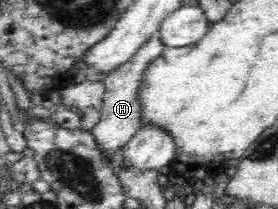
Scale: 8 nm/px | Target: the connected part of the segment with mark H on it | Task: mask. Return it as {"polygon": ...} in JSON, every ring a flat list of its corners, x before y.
{"polygon":[[153,31,153,34,135,51,129,62,100,80,104,91,99,108,100,117,93,131,99,137,104,148,114,150,115,153,119,148,125,146,142,125,143,116,145,116,145,103,143,103,145,74,147,74,149,66,163,54,166,47,159,31]]}

